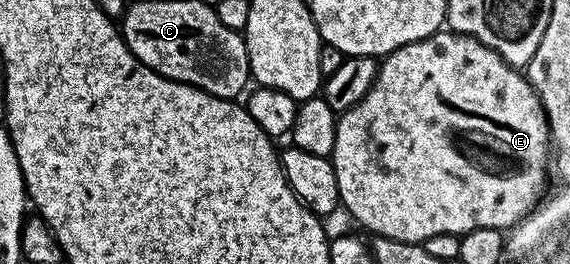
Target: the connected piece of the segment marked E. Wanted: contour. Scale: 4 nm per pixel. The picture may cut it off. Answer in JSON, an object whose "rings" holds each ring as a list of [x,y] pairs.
{"rings":[[[440,30],[429,38],[393,50],[382,57],[379,73],[365,98],[357,102],[349,111],[337,119],[337,139],[329,157],[333,170],[337,174],[337,190],[340,205],[360,224],[368,228],[368,233],[384,236],[390,240],[400,240],[410,244],[422,244],[424,240],[437,234],[449,234],[462,237],[465,232],[478,228],[498,228],[510,230],[523,217],[531,213],[544,195],[543,183],[549,180],[549,133],[547,115],[543,103],[528,82],[526,75],[518,68],[506,64],[491,48],[471,36],[462,36],[459,32]]]}

